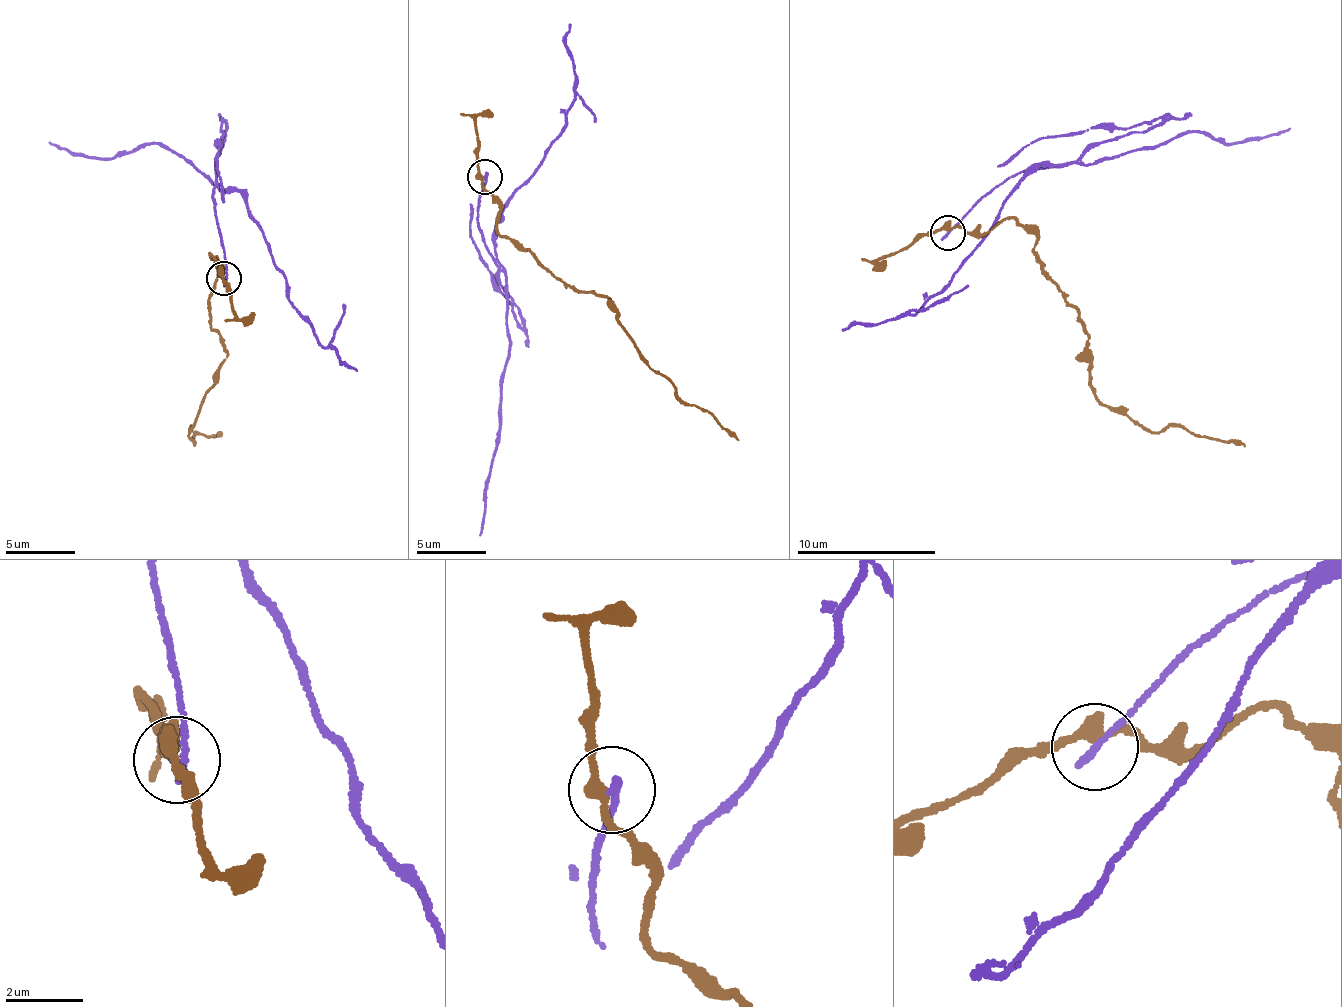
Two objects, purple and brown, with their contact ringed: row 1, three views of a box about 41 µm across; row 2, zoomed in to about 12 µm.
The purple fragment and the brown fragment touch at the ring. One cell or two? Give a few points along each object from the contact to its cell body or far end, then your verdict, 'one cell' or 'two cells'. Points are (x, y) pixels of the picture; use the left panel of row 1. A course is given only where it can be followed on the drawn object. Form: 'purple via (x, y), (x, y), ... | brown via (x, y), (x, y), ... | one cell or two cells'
purple via (222, 277), (224, 252), (215, 223), (216, 186), (189, 160), (152, 141), (110, 160), (75, 154), (48, 141) | brown via (222, 277), (210, 255), (218, 267), (208, 310), (226, 356), (188, 429), (193, 442), (198, 434), (219, 436) | two cells

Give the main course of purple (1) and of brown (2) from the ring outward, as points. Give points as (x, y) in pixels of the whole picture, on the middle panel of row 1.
1: (483, 177), (484, 189), (476, 212), (481, 235), (505, 275), (509, 340), (497, 450), (485, 493), (478, 536)
2: (483, 177), (498, 231), (584, 292), (609, 298), (641, 360), (737, 441)

